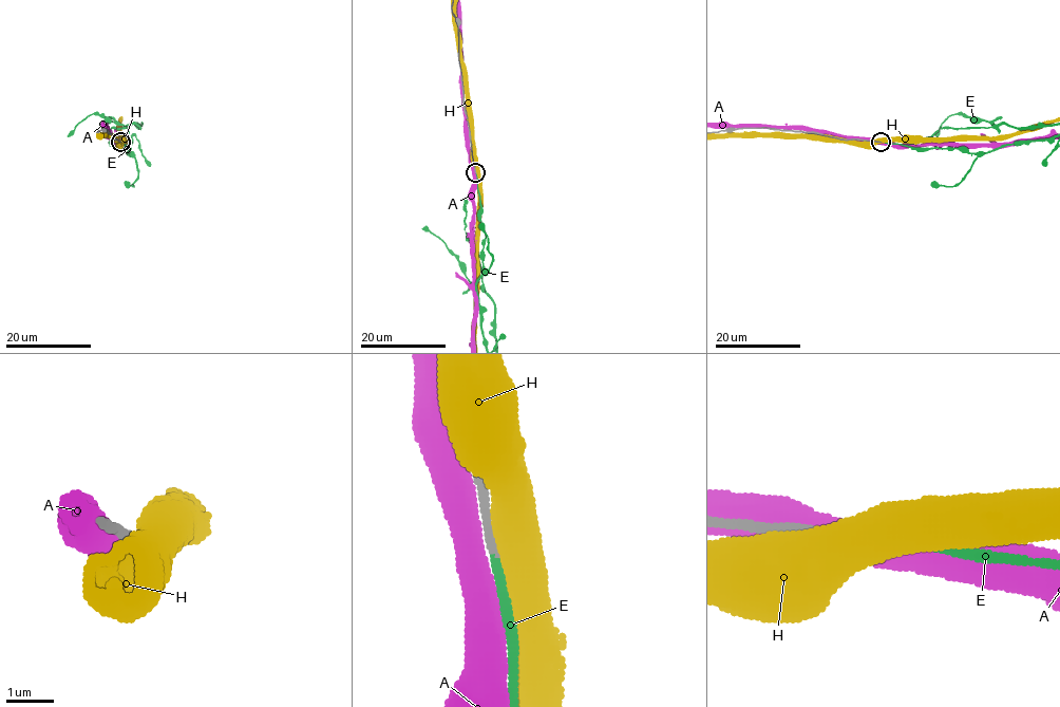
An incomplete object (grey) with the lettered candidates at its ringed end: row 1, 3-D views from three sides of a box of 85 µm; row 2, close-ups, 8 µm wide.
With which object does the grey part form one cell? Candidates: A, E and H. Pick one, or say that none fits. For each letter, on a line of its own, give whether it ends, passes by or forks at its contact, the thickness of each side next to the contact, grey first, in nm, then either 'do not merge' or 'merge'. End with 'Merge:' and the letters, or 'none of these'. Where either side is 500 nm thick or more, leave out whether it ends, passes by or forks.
A: calibres 170 and 550 nm; do not merge
E: it ends; calibres 160 and 160 nm; merge
H: calibres 220 and 550 nm; do not merge
Merge: E

